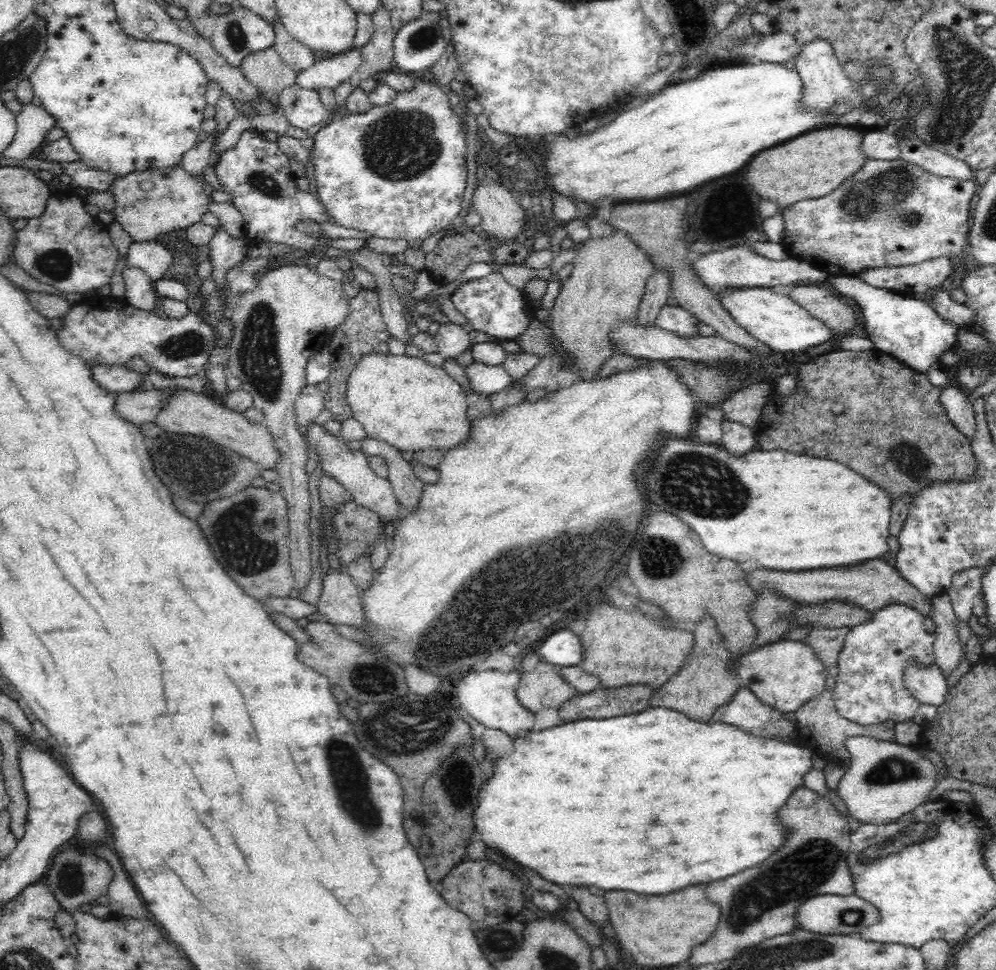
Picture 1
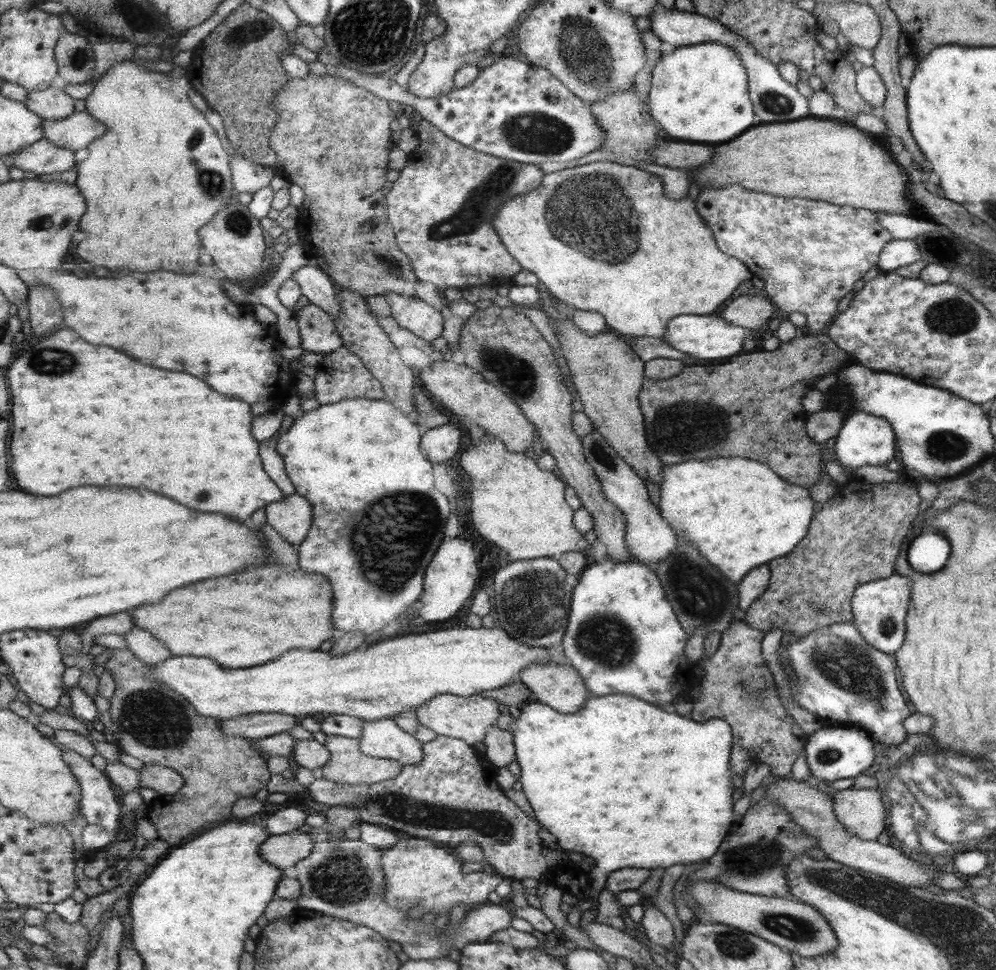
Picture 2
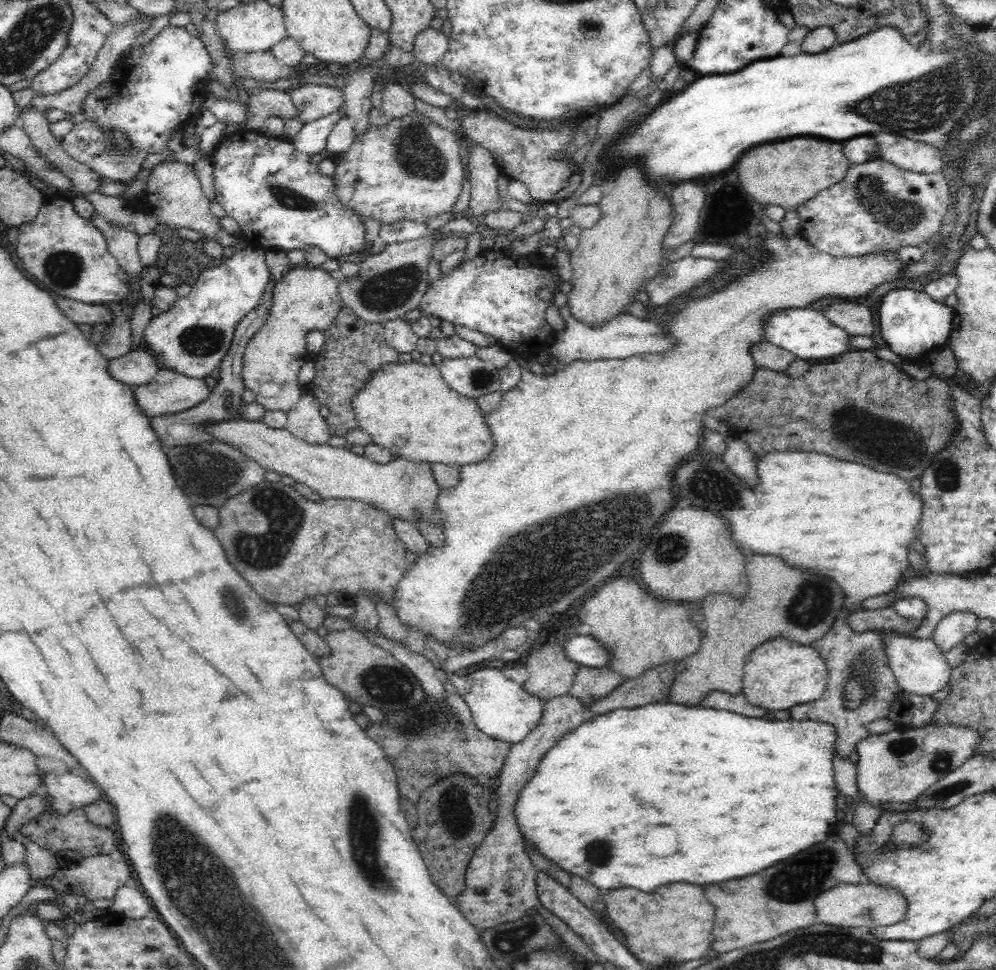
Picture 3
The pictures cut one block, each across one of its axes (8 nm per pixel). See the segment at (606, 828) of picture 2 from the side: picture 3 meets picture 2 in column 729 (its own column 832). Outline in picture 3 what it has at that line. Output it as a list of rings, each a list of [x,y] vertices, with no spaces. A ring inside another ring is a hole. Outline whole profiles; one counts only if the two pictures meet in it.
[[[648,703],[646,706],[626,710],[613,710],[608,714],[596,715],[594,720],[582,723],[565,734],[536,765],[530,782],[523,784],[515,800],[514,815],[525,844],[547,858],[553,865],[574,876],[590,880],[596,888],[638,888],[644,892],[658,890],[666,884],[686,882],[686,884],[716,884],[730,878],[742,878],[756,874],[754,870],[764,870],[778,860],[784,860],[814,842],[826,838],[834,824],[834,782],[830,752],[835,732],[829,724],[811,720],[804,722],[794,719],[786,721],[758,720],[744,718],[726,710],[706,710],[707,707],[688,707],[672,703]]]

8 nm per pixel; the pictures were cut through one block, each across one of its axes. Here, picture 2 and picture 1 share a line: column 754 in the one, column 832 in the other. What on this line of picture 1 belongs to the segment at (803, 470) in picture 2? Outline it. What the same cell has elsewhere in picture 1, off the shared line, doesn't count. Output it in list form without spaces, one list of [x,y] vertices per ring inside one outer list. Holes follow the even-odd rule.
[[[876,349],[865,352],[835,350],[820,353],[804,363],[796,377],[798,388],[784,398],[784,404],[788,404],[786,408],[772,408],[772,400],[764,405],[760,428],[754,430],[756,447],[760,450],[788,450],[794,454],[808,454],[812,458],[844,462],[871,483],[883,487],[892,501],[904,497],[912,499],[936,480],[960,483],[973,478],[977,460],[971,442],[952,425],[947,411],[939,403],[940,393],[945,389],[932,386],[926,373],[918,373]],[[768,430],[772,430],[772,436],[766,436]],[[878,454],[884,454],[880,456],[882,460],[878,460]],[[870,462],[876,464],[874,470],[868,468]]]

